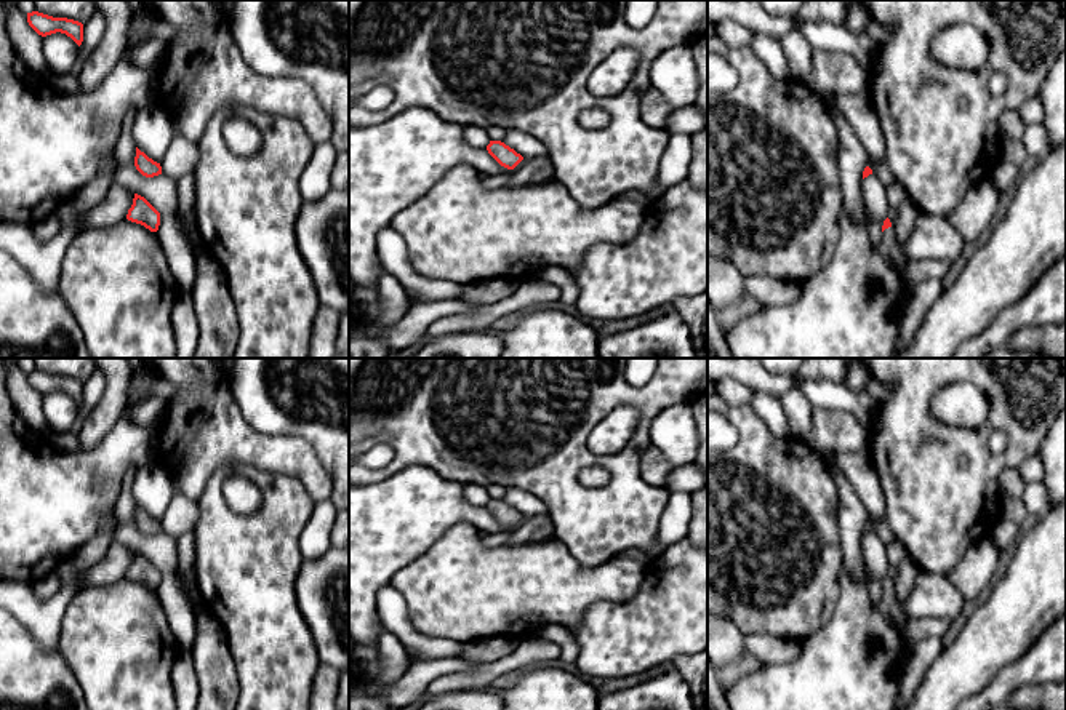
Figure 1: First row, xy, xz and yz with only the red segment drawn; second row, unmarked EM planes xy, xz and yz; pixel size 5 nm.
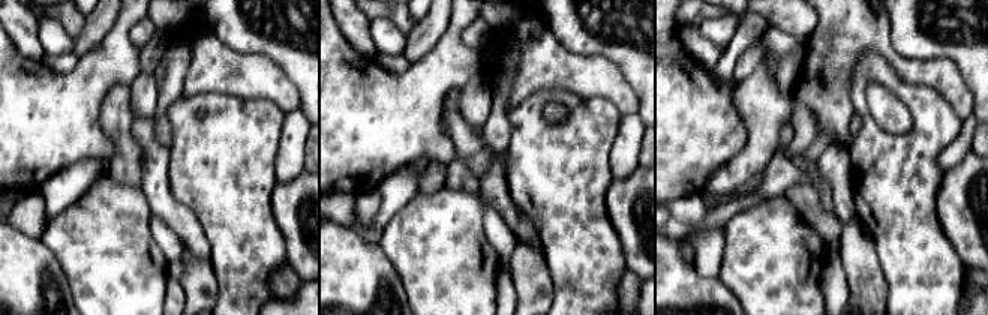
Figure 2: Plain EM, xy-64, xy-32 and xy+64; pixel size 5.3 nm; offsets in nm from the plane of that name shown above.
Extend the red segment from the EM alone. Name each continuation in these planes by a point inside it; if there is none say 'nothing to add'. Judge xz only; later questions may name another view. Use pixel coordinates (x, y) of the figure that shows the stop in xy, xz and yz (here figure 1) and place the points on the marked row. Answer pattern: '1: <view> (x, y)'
nothing to add

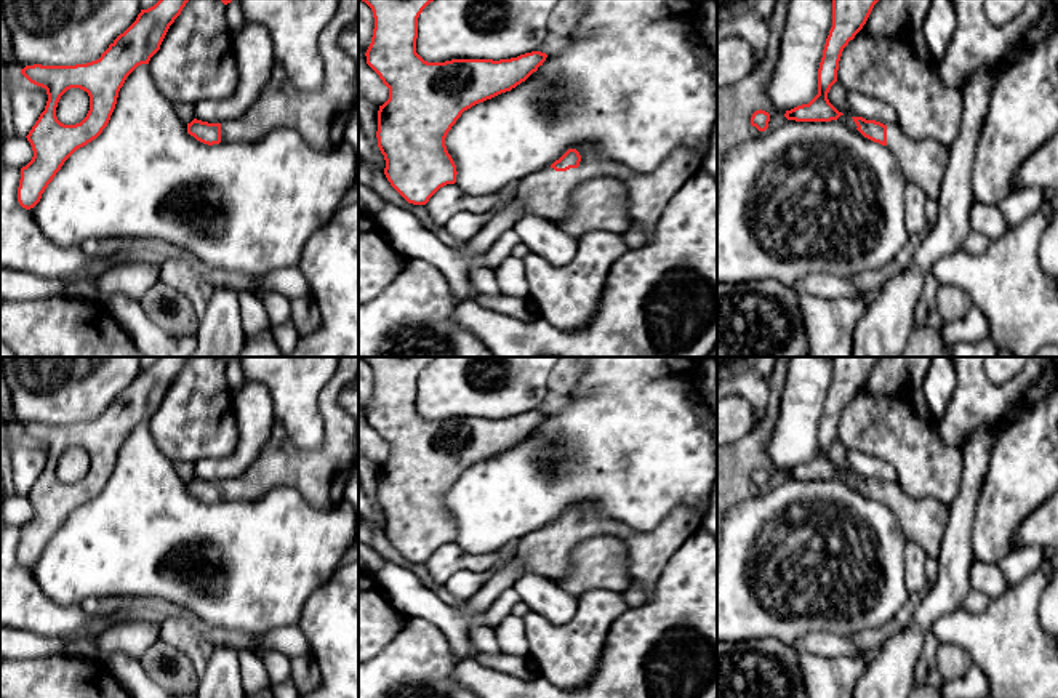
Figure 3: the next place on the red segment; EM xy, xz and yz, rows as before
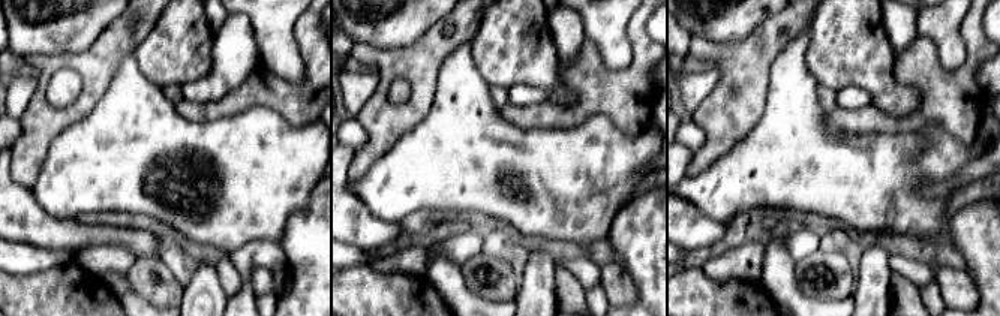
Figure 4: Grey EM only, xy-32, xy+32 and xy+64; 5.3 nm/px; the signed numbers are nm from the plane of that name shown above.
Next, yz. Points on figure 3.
1: yz (922, 160)

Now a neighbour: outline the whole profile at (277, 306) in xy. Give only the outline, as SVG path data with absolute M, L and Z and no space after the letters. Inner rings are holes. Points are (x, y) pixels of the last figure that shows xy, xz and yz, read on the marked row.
M275 291L261 293L256 296L266 309L271 325L291 322L291 298Z

